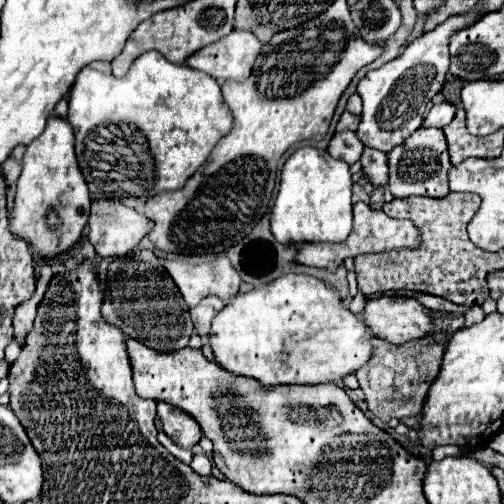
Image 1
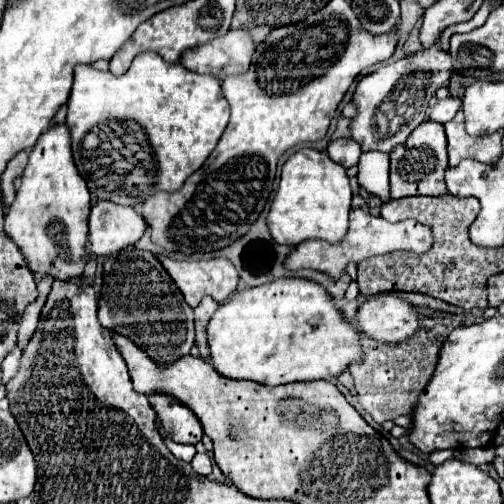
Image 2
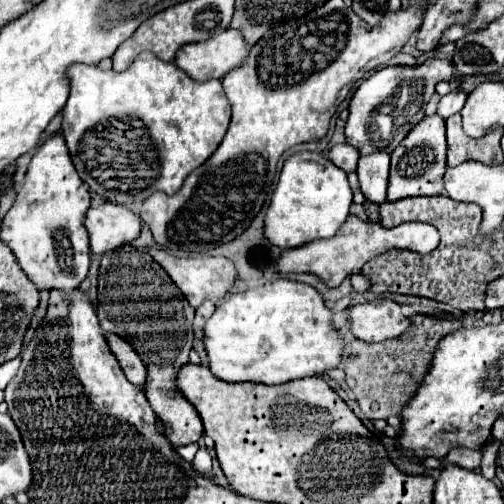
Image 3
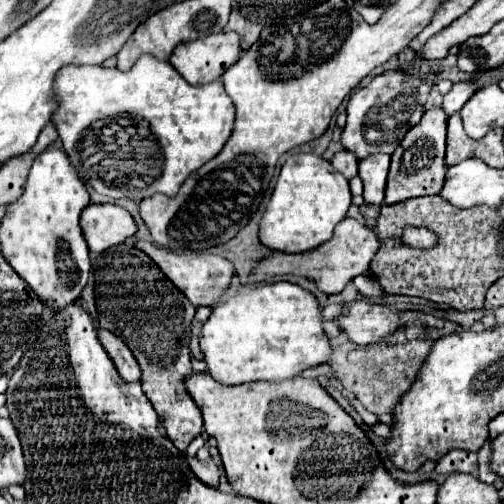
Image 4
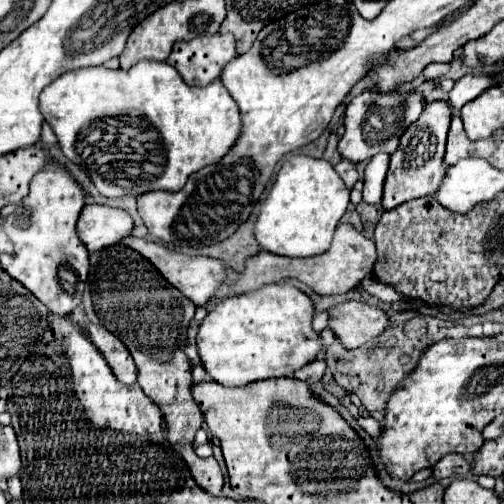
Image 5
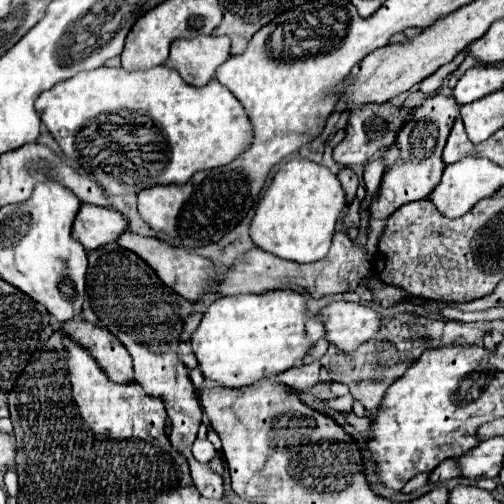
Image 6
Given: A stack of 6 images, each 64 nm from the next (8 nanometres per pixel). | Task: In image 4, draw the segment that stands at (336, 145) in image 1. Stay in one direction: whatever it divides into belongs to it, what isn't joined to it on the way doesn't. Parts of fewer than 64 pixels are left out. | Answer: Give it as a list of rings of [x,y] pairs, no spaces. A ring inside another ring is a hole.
[[[340,150],[334,158],[332,158],[332,166],[346,178],[352,180],[358,174],[358,160],[352,156],[352,152],[348,150]]]

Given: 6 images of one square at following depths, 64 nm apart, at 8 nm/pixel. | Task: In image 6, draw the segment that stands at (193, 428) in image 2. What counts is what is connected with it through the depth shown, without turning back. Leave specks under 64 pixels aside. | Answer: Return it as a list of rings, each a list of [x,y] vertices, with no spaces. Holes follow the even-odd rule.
[[[116,242],[90,250],[88,262],[86,292],[94,314],[102,326],[116,334],[130,352],[134,360],[134,380],[148,394],[164,400],[168,418],[172,422],[170,442],[186,456],[202,422],[200,400],[188,378],[190,370],[184,368],[176,356],[176,346],[180,346],[180,328],[184,326],[184,318],[192,314],[192,302],[168,290],[144,260],[140,260],[134,252],[118,246]],[[192,452],[190,456],[186,456],[188,462],[190,462],[190,470],[192,470],[192,480],[198,488],[198,492],[202,496],[208,496],[208,498],[224,498],[224,490],[222,490],[222,478],[216,476],[208,464],[200,464],[192,458]]]

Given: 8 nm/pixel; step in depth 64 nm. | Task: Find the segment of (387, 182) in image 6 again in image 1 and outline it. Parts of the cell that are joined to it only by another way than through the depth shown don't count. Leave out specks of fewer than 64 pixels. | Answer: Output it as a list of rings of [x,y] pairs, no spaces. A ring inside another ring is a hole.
[[[420,128],[416,130],[404,144],[396,146],[388,154],[390,166],[390,182],[388,188],[394,198],[408,198],[408,196],[430,196],[430,198],[444,198],[448,190],[448,168],[450,158],[446,150],[446,136],[440,128]]]

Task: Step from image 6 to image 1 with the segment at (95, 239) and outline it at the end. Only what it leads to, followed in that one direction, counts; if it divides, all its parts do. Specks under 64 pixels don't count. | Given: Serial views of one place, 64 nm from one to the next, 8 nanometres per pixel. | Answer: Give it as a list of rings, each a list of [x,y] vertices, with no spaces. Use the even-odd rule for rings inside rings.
[[[94,200],[88,222],[88,240],[92,242],[98,256],[124,256],[152,230],[152,226],[154,224],[144,214],[138,214],[134,208],[114,204],[112,200]]]

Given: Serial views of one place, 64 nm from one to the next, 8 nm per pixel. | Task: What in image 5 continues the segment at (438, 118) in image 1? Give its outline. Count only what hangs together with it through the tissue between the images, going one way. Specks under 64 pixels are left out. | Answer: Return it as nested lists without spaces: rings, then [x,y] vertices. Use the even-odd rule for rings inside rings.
[[[466,74],[466,76],[462,76],[454,84],[454,88],[450,90],[450,94],[448,94],[450,106],[458,110],[464,104],[468,104],[470,100],[478,98],[484,90],[488,90],[488,88],[492,88],[496,84],[494,78],[496,76],[492,76],[492,74]]]

